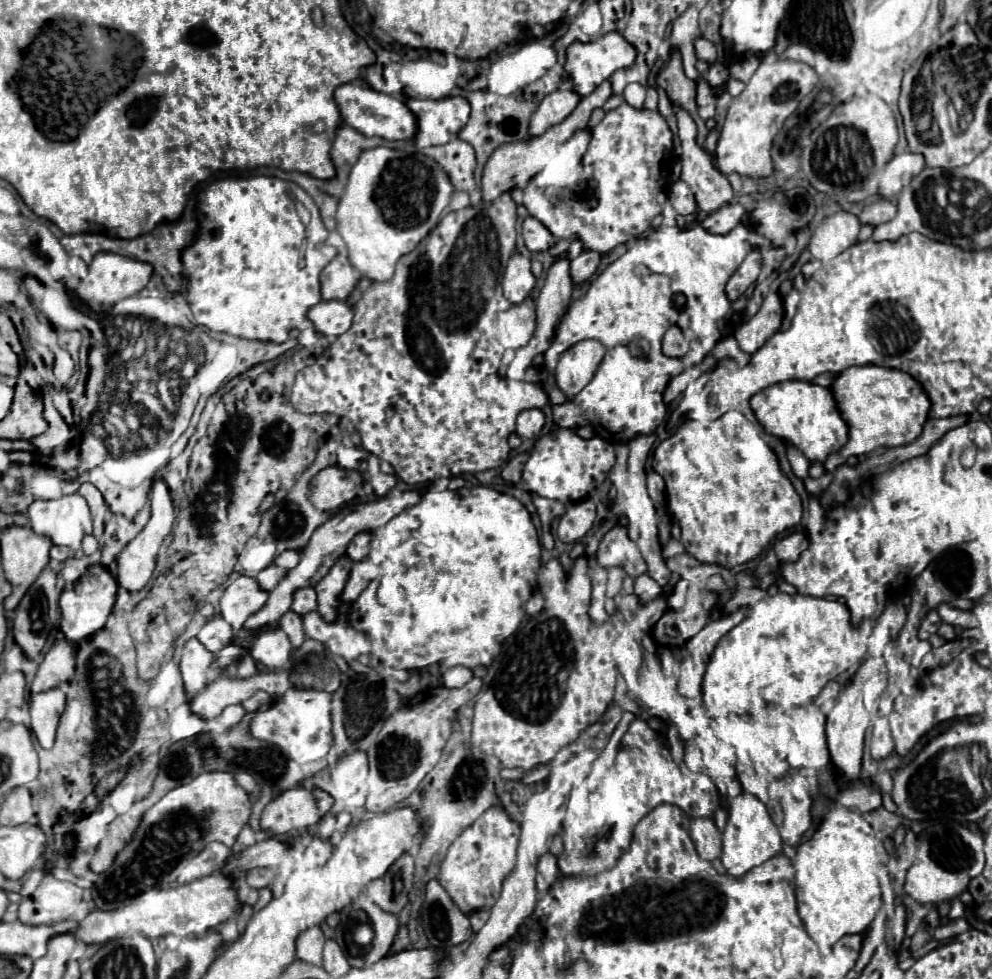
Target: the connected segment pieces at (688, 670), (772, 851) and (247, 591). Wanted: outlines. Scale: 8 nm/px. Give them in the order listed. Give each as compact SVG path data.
M739 609L731 613L725 619L709 621L695 637L691 637L685 645L687 653L681 661L681 679L679 679L679 693L685 697L695 697L701 693L701 681L705 673L707 659L711 657L711 651L715 649L717 641L735 627L745 617L745 609Z
M741 793L735 799L729 799L729 819L723 831L723 853L721 863L729 875L741 877L753 867L765 863L767 859L779 855L783 851L783 841L779 829L775 827L765 805L749 793Z
M237 577L237 579L225 589L225 593L223 593L223 597L221 597L221 617L223 617L223 619L233 627L233 631L237 633L237 631L245 625L245 621L265 605L265 601L267 601L267 593L265 593L265 591L259 591L259 585L255 583L255 579L251 579L251 577Z

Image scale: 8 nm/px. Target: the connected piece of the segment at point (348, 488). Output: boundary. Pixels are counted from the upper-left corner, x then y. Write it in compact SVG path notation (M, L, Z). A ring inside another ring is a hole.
M327 467L315 475L309 487L309 499L319 511L335 511L351 503L363 479L357 471L347 471L343 467Z

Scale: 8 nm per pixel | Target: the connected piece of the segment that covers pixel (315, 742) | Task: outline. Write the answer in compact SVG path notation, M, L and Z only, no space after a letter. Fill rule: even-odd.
M289 689L279 697L267 711L257 713L251 723L251 733L255 739L275 743L283 754L298 758L298 751L311 751L311 757L323 757L331 749L331 719L327 711L331 695L313 689Z

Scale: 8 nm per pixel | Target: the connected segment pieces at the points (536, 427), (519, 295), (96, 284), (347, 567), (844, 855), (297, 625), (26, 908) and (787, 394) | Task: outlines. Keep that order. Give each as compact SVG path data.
M538 408L529 409L529 411L521 411L517 417L517 435L521 439L531 439L538 437L545 425L545 415Z
M513 255L503 275L505 297L511 303L523 303L533 293L535 285L537 285L537 279L531 273L531 261L523 255Z
M99 253L89 265L89 283L101 303L113 305L139 293L151 279L153 267L117 253Z
M341 557L331 567L331 571L315 585L315 591L319 597L319 613L327 621L333 621L337 615L339 595L343 593L343 587L349 579L349 571L351 571L351 561L347 557Z
M835 803L825 813L813 839L797 847L791 865L795 869L793 889L797 915L817 943L819 955L827 961L839 961L839 939L867 931L883 905L873 829L857 809Z
M287 611L281 619L279 619L279 627L287 633L291 645L295 649L299 649L305 641L305 635L303 635L303 627L301 627L301 617L295 615L293 611Z
M45 875L37 891L19 903L19 921L27 925L47 925L69 919L81 899L81 887Z
M783 381L753 395L751 409L765 433L783 439L787 445L797 445L811 463L823 463L849 439L849 425L843 421L829 387L819 387L809 381Z

